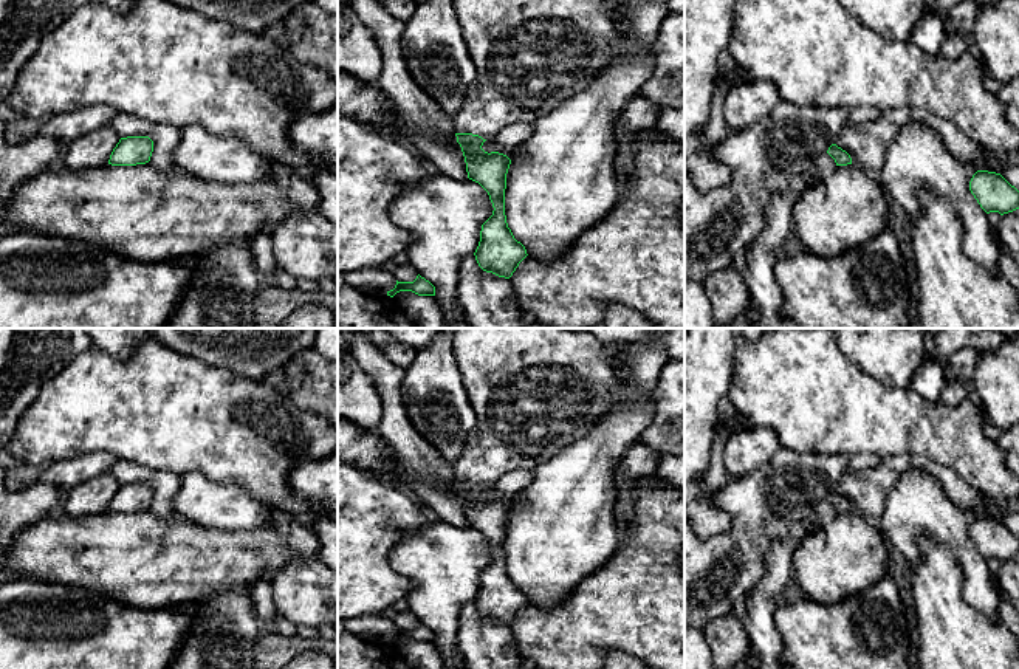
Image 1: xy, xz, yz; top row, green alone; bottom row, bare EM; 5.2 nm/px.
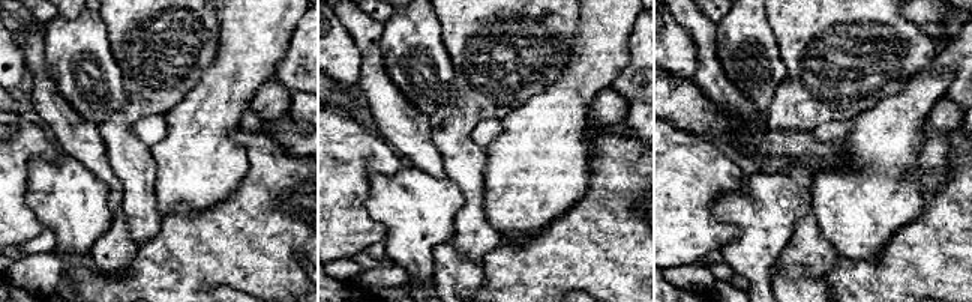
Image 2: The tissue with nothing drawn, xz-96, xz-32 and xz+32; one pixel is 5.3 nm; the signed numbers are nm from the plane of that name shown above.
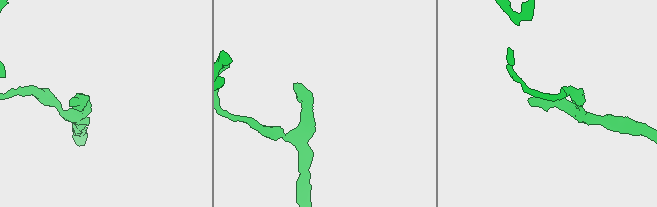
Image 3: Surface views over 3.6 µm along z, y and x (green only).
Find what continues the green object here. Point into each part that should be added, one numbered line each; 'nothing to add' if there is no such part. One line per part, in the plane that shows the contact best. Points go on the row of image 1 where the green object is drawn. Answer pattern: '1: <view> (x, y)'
1: xz (530, 54)

